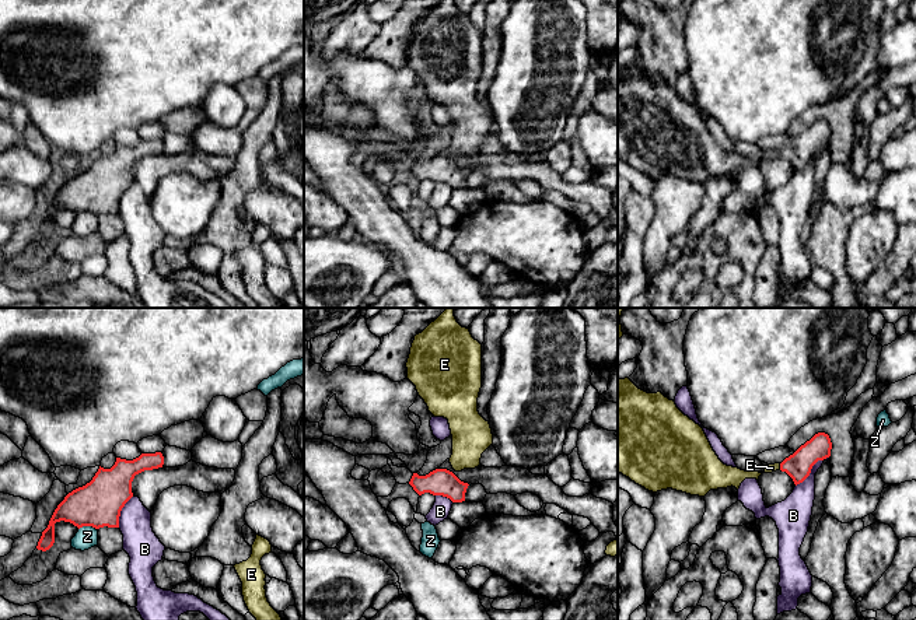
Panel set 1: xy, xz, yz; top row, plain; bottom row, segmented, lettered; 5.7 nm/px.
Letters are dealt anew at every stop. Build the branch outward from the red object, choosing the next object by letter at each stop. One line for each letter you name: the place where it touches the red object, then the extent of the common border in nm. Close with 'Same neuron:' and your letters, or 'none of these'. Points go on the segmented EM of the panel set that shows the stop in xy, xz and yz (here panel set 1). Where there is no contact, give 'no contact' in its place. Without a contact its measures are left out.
E: yz (780, 466) | 40 nm
Same neuron: E

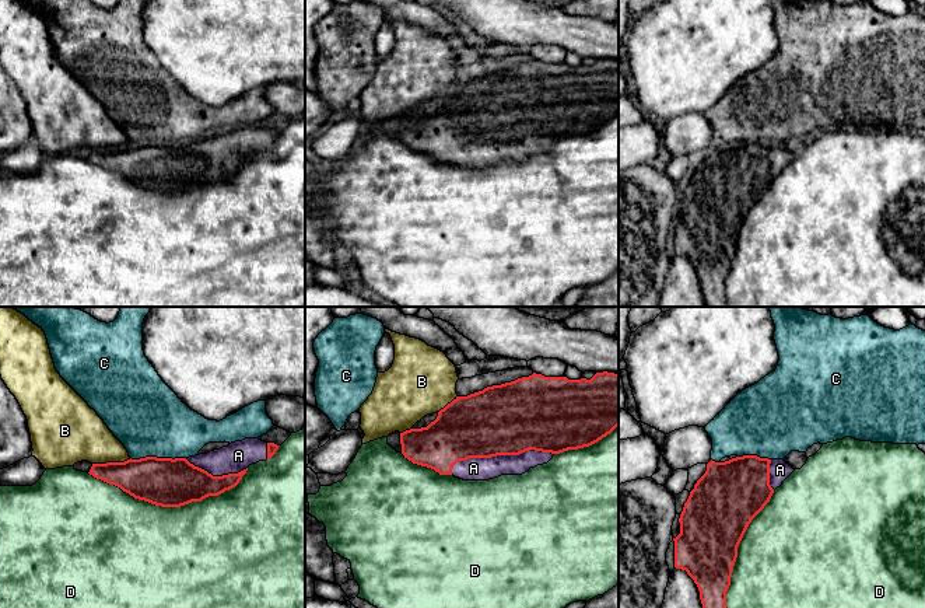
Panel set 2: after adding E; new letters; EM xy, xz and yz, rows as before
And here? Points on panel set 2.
A: xz (498, 454) | 600 nm
Same neuron: A

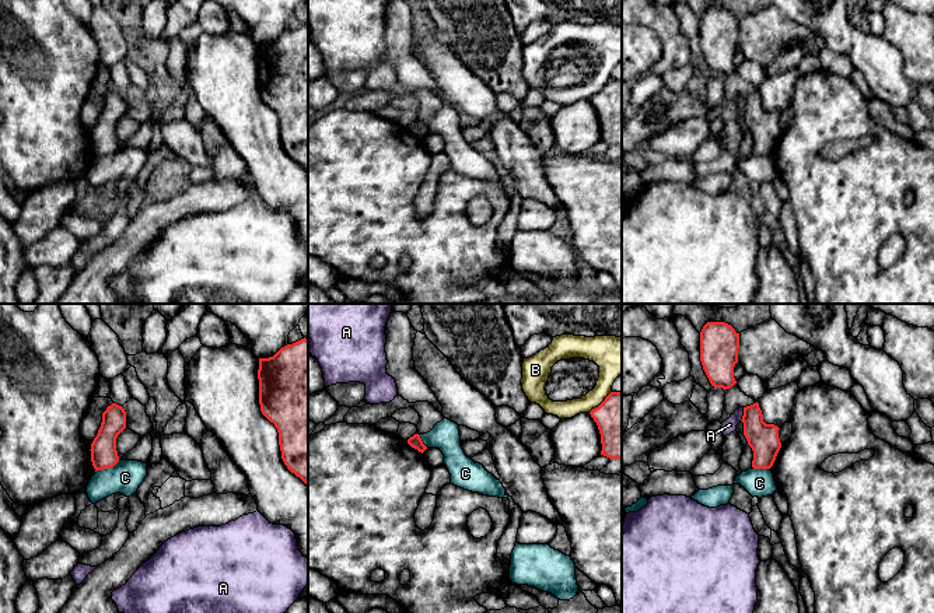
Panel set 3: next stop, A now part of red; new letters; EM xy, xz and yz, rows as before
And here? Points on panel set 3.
Same neuron: none of these

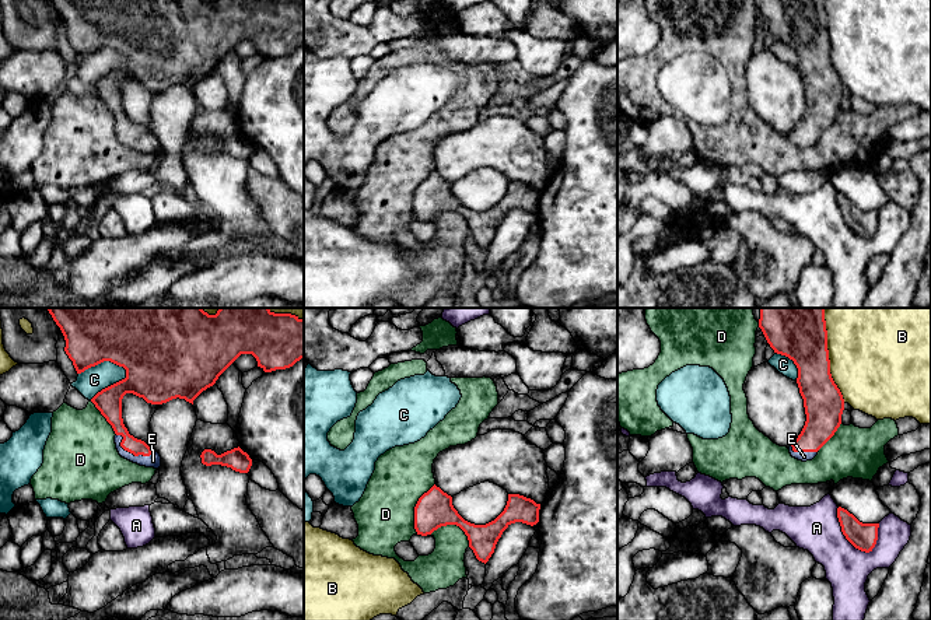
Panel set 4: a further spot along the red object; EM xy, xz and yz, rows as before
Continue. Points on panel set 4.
E: xy (130, 452) | 240 nm
Same neuron: E

